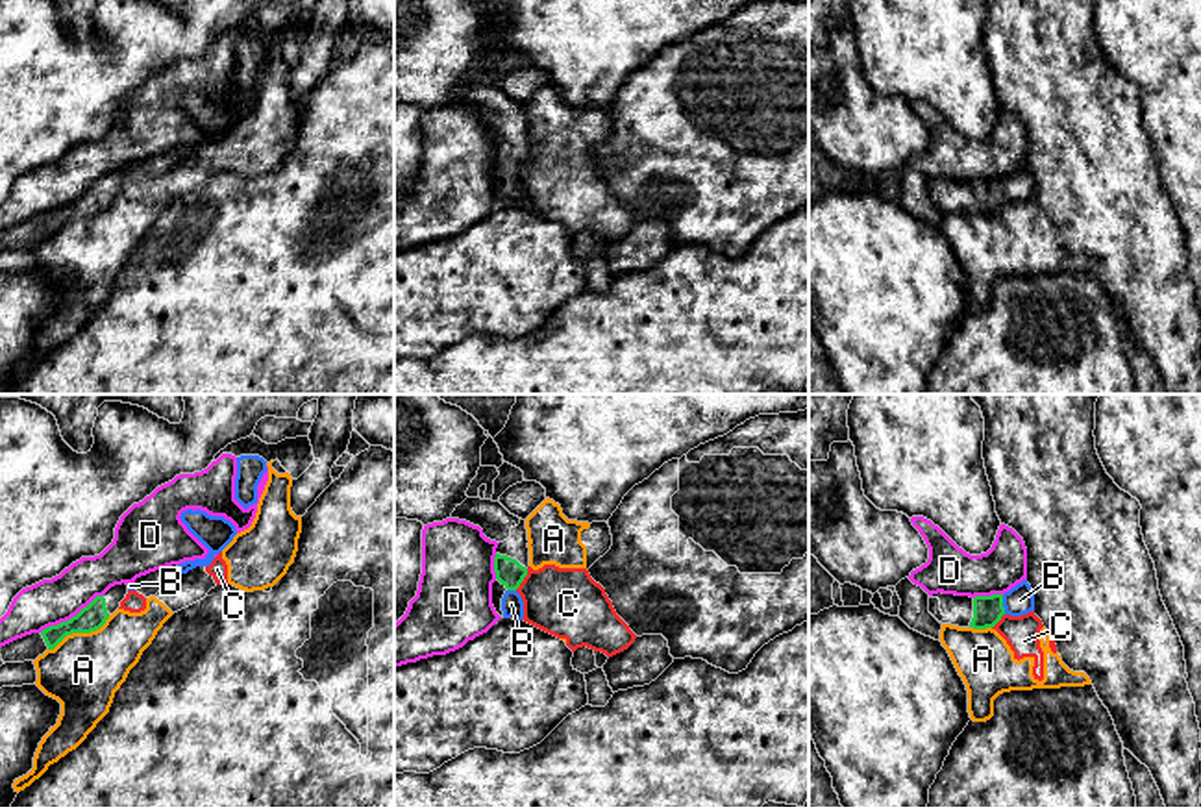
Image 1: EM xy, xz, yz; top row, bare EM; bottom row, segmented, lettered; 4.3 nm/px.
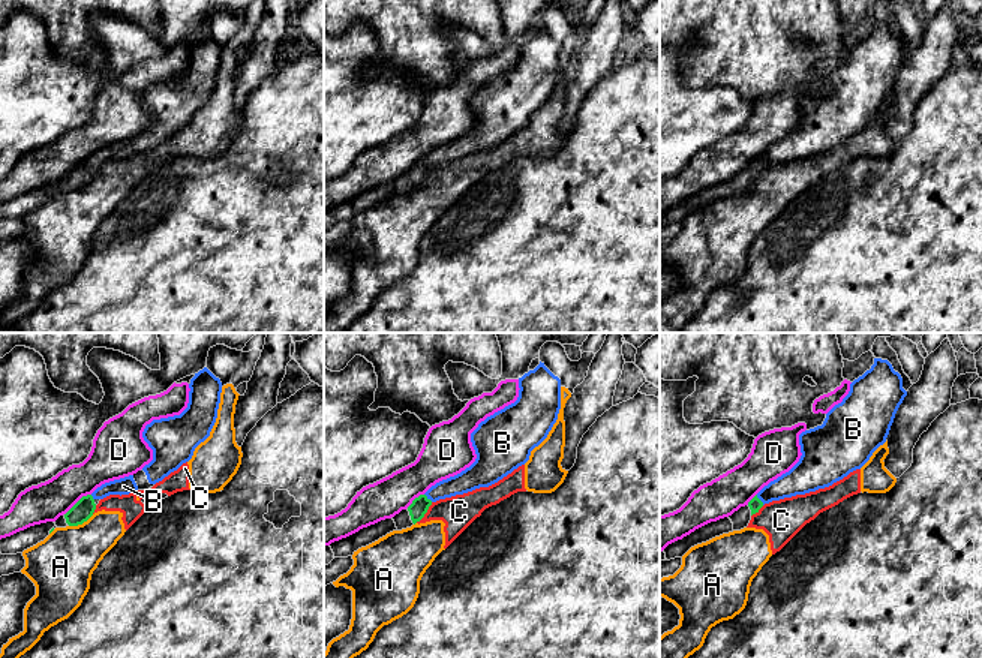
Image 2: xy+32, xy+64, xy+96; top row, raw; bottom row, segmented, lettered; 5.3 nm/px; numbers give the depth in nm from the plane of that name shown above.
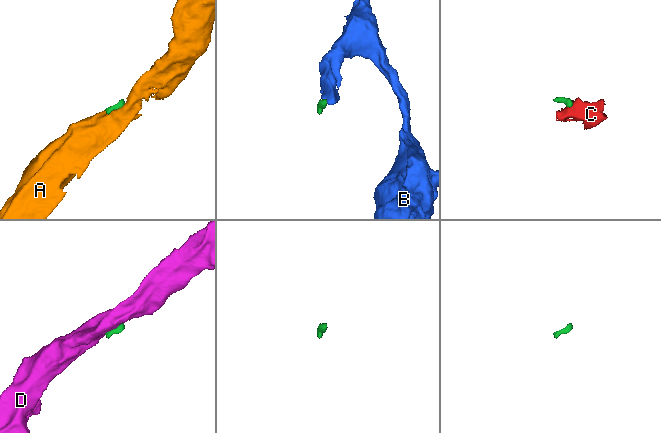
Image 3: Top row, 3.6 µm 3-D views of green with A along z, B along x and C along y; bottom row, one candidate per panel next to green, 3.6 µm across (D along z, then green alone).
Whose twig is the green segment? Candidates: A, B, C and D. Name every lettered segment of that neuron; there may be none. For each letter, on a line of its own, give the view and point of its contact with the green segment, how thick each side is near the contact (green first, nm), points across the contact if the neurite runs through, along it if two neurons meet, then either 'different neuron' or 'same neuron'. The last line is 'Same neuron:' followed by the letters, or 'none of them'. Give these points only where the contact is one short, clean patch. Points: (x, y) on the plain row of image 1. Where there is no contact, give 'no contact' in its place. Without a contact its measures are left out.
A: contact xy (80, 217); calibres 110 and 320 nm; border xy (110, 200), (99, 213), (67, 219), (49, 235); different neuron
B: contact yz (1002, 189); calibres 130 and 130 nm; way yz (987, 195), (1002, 189), (1020, 186); same neuron
C: contact xz (522, 165); calibres 120 and 300 nm; border xz (528, 154), (528, 160), (515, 174); different neuron
D: contact xy (73, 202); calibres 110 and 200 nm; border xy (102, 180), (97, 180), (69, 204), (39, 217); different neuron
Same neuron: B

